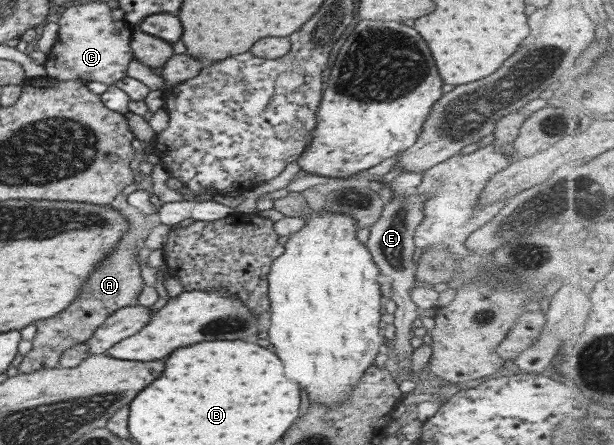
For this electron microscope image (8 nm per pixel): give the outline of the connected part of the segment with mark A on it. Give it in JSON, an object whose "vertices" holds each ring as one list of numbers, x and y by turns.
{"vertices":[[122,234,117,243,114,243,114,250,102,258,84,284,80,287,80,292,70,305,64,308,62,313,36,321,36,333,31,340,31,349,24,354,17,367,17,373,23,374,41,370,42,368,59,367,58,359,62,352,72,345,86,341,94,330,114,311,122,307,134,307,137,304,138,292,144,280,140,276,141,262,135,261,136,251,134,242,130,242,127,234]]}

